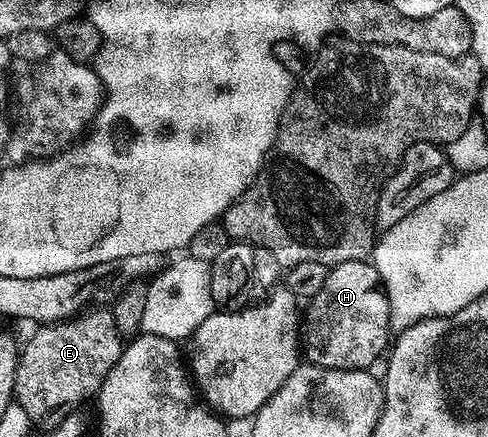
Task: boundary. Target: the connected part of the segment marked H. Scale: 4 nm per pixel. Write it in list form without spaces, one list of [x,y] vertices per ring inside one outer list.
[[[373,262],[333,264],[327,270],[324,289],[305,304],[300,319],[300,351],[305,362],[328,369],[370,369],[383,358],[391,339],[389,299]]]

